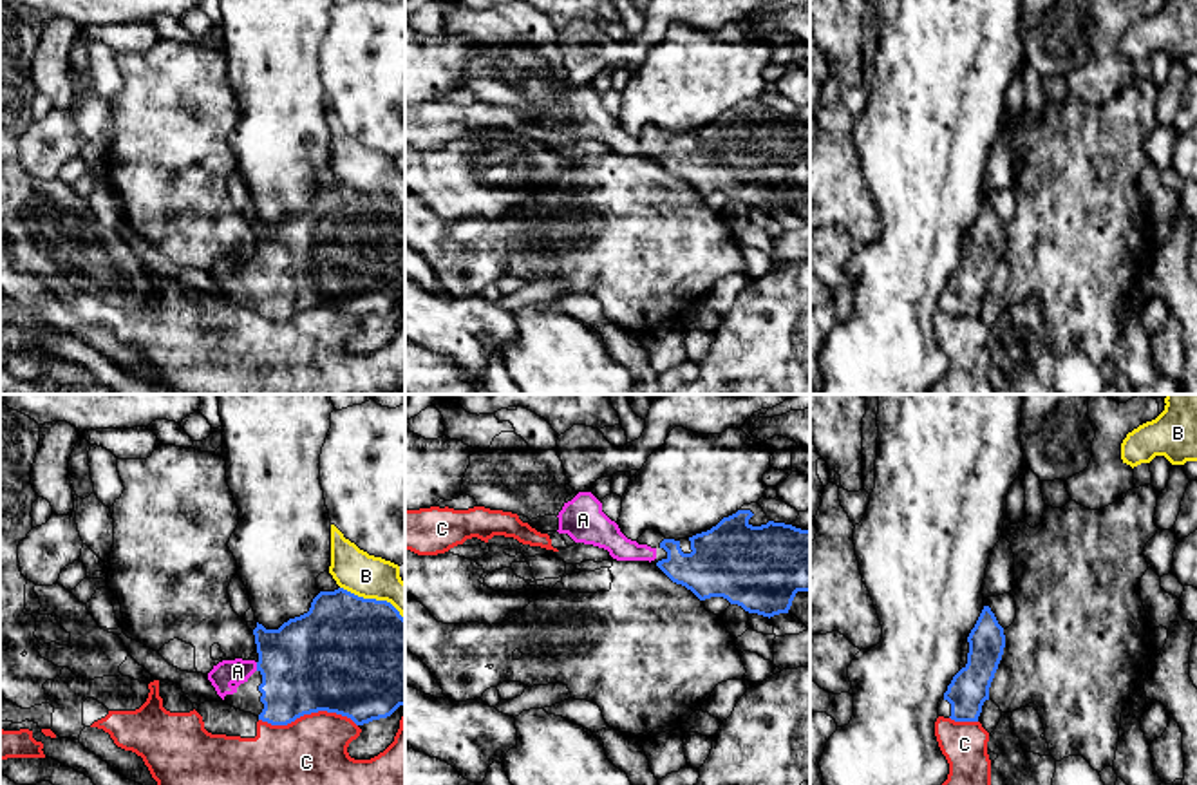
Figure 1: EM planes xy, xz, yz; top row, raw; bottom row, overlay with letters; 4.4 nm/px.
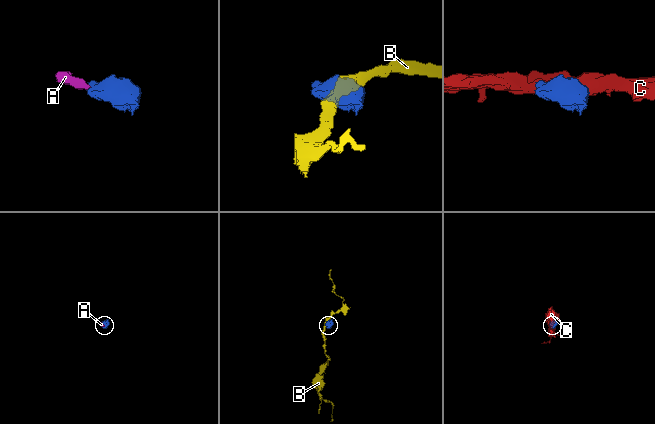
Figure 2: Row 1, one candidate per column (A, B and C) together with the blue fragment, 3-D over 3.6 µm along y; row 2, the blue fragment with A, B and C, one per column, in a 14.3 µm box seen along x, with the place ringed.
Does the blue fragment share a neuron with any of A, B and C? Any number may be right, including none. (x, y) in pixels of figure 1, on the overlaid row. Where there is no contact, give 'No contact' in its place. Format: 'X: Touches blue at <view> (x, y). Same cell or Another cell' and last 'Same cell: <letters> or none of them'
A: Touches blue at xy (257, 666). Same cell
B: Touches blue at xy (373, 599). Another cell
C: Touches blue at xy (308, 713). Another cell
Same cell: A

